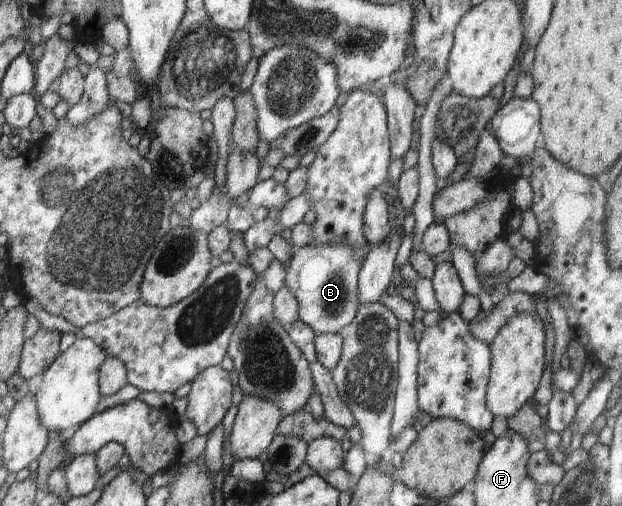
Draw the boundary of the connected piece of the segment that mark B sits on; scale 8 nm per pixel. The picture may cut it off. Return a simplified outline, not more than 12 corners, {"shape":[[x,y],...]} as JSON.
{"shape":[[347,241],[294,250],[284,284],[299,320],[341,335],[364,256]]}

